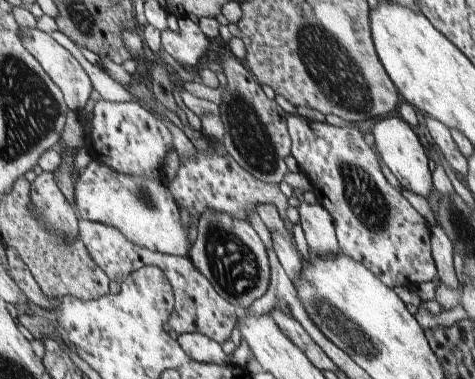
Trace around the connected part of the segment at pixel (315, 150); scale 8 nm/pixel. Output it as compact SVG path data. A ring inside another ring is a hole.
M287 113L287 129L291 138L291 155L311 183L318 204L332 215L341 251L371 270L391 289L396 286L416 289L421 282L434 280L437 268L431 253L430 225L402 193L386 181L374 150L366 144L358 126L336 127Z

